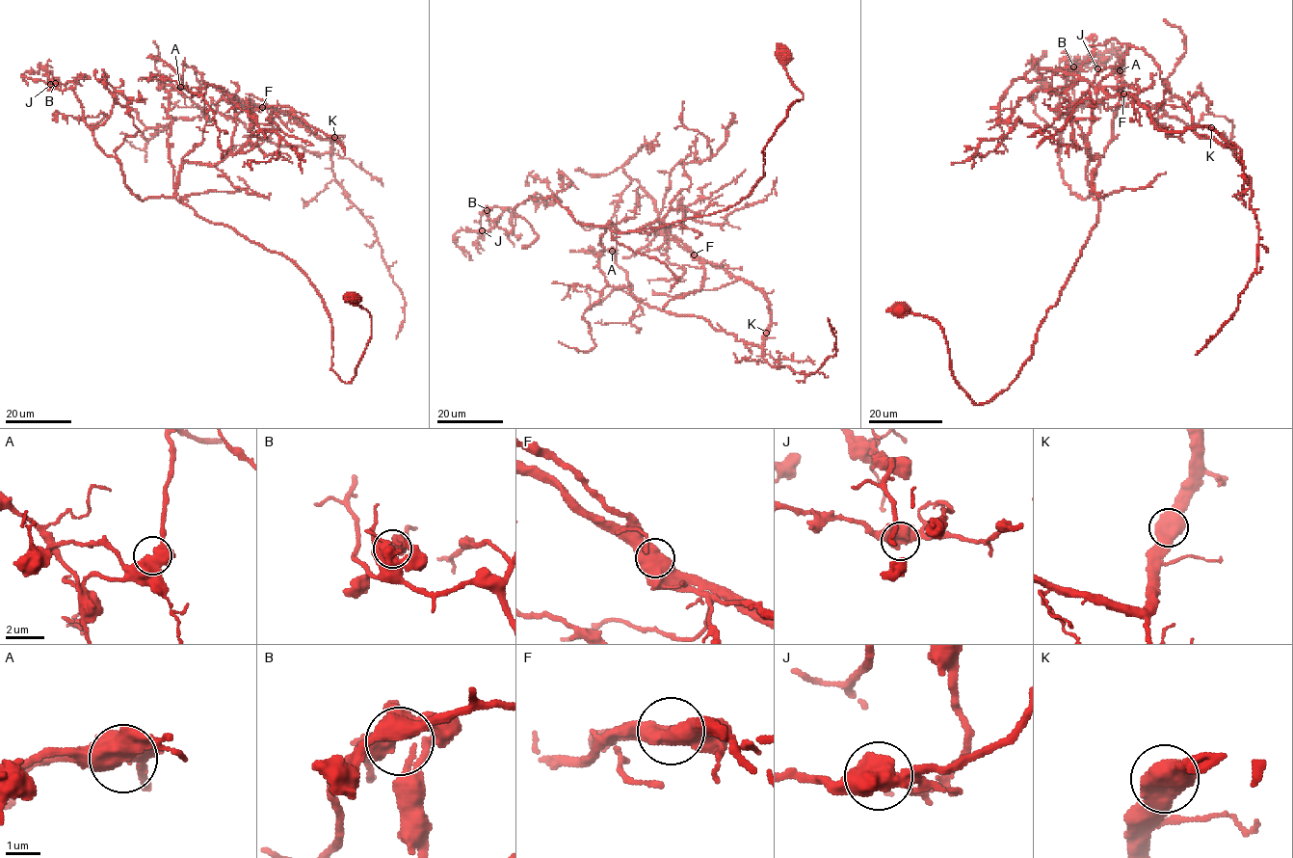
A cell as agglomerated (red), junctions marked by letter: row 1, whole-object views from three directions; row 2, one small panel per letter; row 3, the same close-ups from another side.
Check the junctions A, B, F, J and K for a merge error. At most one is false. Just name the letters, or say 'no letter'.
F

